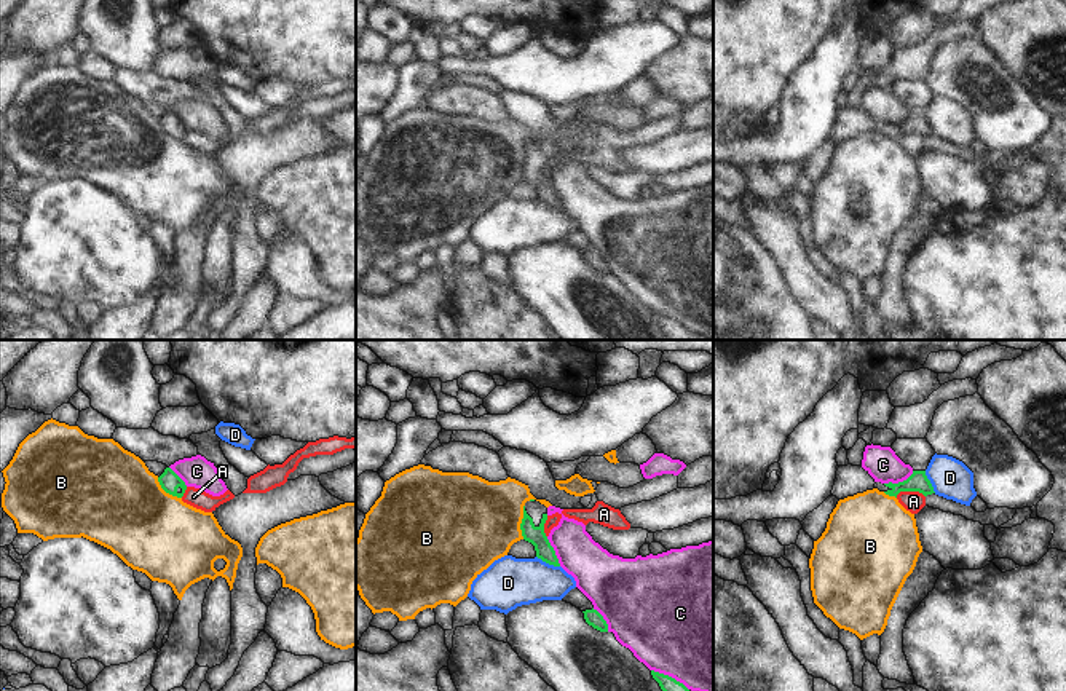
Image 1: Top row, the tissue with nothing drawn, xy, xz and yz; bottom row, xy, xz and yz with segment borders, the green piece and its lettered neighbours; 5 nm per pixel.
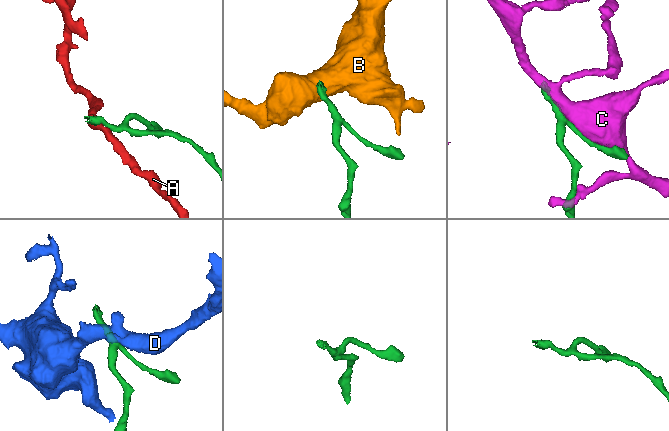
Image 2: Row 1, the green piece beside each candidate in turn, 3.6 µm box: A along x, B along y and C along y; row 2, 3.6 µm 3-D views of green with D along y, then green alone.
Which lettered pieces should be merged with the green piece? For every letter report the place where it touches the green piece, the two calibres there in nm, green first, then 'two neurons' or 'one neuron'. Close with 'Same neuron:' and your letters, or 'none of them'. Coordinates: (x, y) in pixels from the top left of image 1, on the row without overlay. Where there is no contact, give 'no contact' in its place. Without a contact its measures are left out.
A: contact yz (910, 133); calibres 100 and 110 nm; two neurons
B: contact xz (522, 165); calibres 90 and 440 nm; two neurons
C: contact yz (899, 125); calibres 100 and 170 nm; two neurons
D: contact xz (548, 205); calibres 90 and 260 nm; two neurons
Same neuron: none of them

